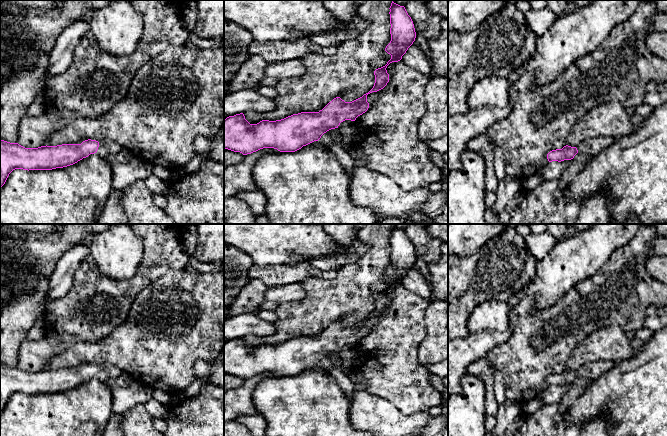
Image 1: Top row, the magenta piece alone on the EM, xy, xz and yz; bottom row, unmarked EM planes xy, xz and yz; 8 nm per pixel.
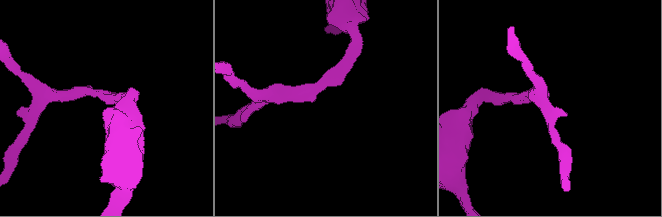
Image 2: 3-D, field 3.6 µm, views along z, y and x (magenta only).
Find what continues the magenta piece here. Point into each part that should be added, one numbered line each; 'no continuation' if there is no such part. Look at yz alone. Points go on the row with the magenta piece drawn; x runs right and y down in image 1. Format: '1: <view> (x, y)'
1: yz (593, 147)

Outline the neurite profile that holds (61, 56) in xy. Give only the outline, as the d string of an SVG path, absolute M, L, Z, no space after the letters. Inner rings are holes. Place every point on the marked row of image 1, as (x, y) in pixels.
M80 19L68 26L57 38L49 54L47 79L64 72L71 64L74 50L84 35L91 31L89 19Z

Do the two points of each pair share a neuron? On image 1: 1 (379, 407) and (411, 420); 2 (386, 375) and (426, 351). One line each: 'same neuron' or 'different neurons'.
1: same neuron
2: different neurons

